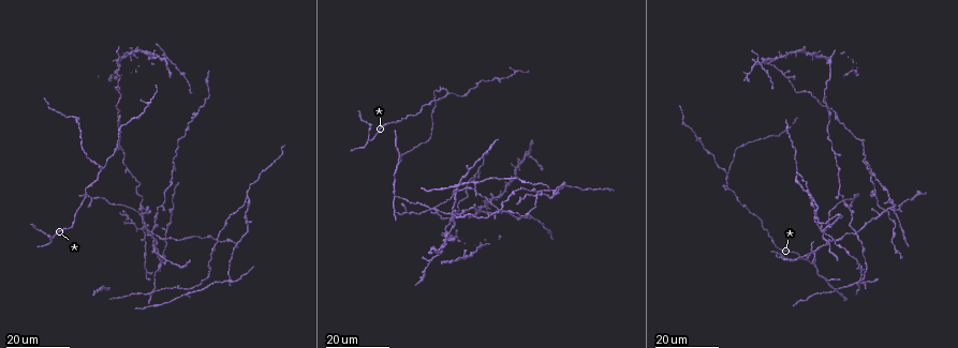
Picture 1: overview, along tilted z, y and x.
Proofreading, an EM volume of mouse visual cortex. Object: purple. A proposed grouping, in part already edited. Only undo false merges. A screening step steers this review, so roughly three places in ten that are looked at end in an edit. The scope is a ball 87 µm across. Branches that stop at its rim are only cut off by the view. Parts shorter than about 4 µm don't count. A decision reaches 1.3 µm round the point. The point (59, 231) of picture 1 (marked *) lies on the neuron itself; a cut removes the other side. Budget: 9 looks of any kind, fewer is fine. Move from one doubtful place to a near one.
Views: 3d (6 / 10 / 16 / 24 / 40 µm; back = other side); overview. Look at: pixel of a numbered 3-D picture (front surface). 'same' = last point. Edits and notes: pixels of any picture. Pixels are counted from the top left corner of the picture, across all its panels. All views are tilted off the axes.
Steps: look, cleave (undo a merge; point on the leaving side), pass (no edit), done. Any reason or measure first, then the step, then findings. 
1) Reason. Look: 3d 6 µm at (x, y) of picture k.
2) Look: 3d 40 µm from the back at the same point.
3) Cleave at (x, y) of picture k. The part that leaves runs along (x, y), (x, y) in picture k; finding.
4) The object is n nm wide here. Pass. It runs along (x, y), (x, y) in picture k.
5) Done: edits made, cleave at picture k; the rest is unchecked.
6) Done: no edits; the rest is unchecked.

Thick turns thin. Look: 3d 24 µm at (501, 206) of picture 1.

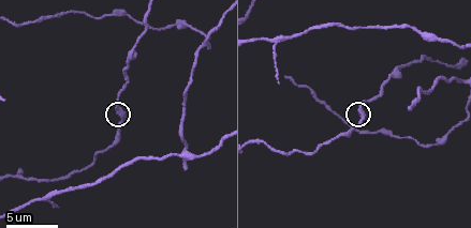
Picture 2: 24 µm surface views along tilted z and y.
Look: 3d 6 µm at (123, 119) of picture 2.

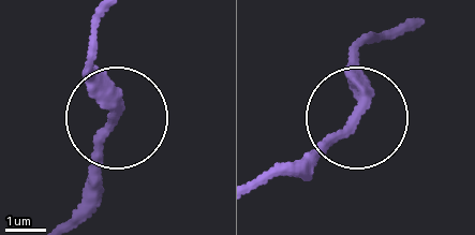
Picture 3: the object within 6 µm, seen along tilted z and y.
Pass. It runs along (263, 186), (351, 119), (354, 40) in picture 3; all the same neuron.

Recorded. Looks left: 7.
Three arms meet. Look: 3d 24 µm at (729, 188) of picture 1.

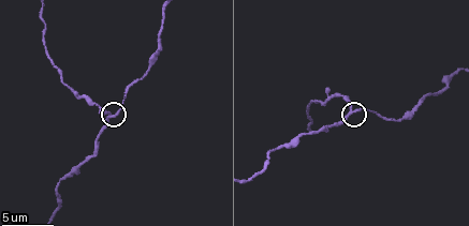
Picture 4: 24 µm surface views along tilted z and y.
Zoom in. Look: 3d 10 µm at (111, 115) of picture 4.

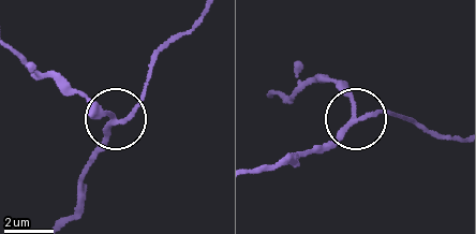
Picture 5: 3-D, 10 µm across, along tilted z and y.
From behind. Look: 3d 10 µm from the back at (359, 120) of picture 5.

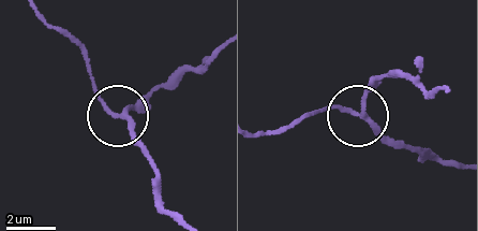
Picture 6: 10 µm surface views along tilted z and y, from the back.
The object is 180 nm wide here. Pass. It runs along (457, 164), (399, 145), (356, 115), (329, 110), (310, 114) in picture 6; one neuron here.

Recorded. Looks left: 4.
Three-way junction. Look: 3d 16 µm at (798, 174) of picture 1.

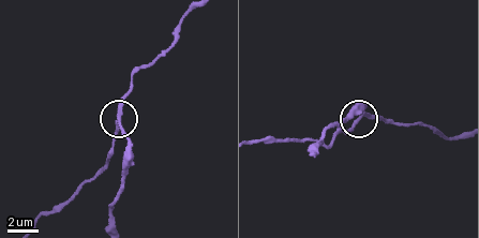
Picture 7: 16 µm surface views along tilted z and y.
Zoom in. Look: 3d 10 µm at (120, 117) of picture 7.

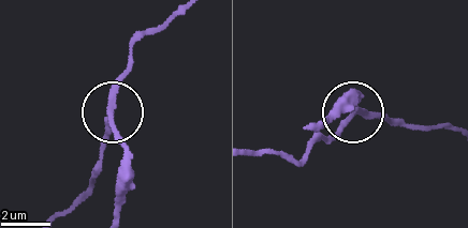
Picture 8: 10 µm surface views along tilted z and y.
The object is 230 nm wide here. Cleave at (121, 140) of picture 8. The part that leaves runs along (114, 108), (114, 136), (126, 160), (128, 185), (117, 214) in picture 8; a second neuron is stuck on.

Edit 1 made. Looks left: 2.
Looks like a crossing. Look: 3d 16 µm at (162, 59) of picture 1.

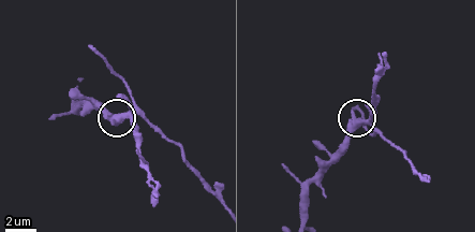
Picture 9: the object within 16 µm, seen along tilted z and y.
Look: 3d 10 µm at (368, 124) of picture 9.

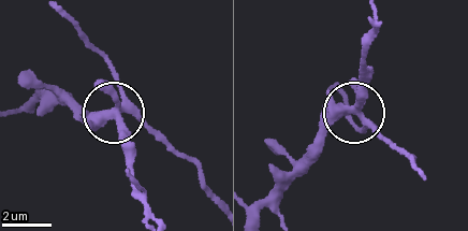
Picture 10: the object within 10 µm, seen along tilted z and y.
5 arms meet here. Cleave at (151, 127) of picture 10. The part that leaves runs along (123, 111), (193, 165), (209, 198) in picture 10; a second neuron is stuck on.

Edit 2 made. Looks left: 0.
Done: edits made, cleave at picture 8, cleave at picture 10; the rest is unchecked.

